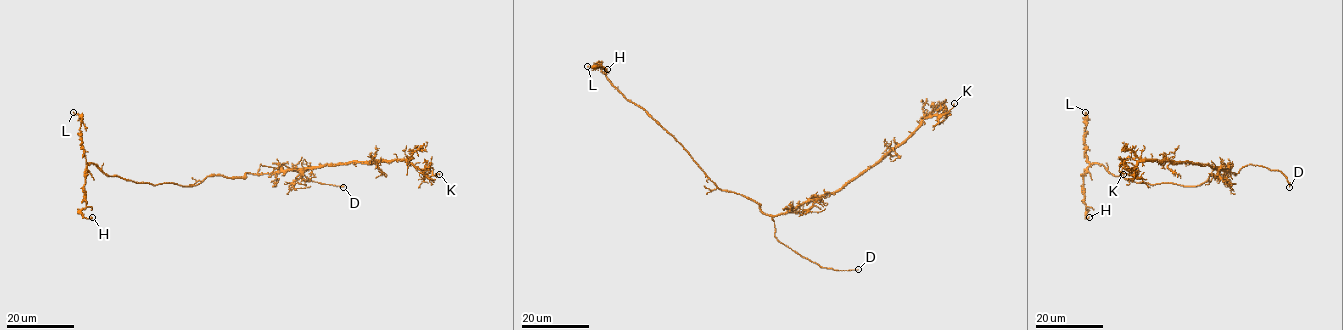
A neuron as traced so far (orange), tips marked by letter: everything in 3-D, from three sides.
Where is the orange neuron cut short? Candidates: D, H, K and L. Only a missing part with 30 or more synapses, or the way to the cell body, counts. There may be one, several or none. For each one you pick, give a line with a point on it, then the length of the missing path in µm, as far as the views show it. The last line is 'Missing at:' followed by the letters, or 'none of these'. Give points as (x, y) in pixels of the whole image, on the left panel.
D: place (343, 187); missing 15 µm
Missing at: D

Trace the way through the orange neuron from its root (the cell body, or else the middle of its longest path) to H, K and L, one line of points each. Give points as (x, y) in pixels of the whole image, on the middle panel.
H: (743, 196), (721, 191), (670, 135), (612, 84), (600, 64), (596, 67), (601, 65), (607, 69)
K: (743, 196), (753, 199), (764, 213), (780, 215), (834, 194), (878, 163), (925, 118), (946, 113), (954, 103)
L: (743, 196), (721, 191), (691, 155), (644, 110), (630, 102), (597, 65), (587, 66)

